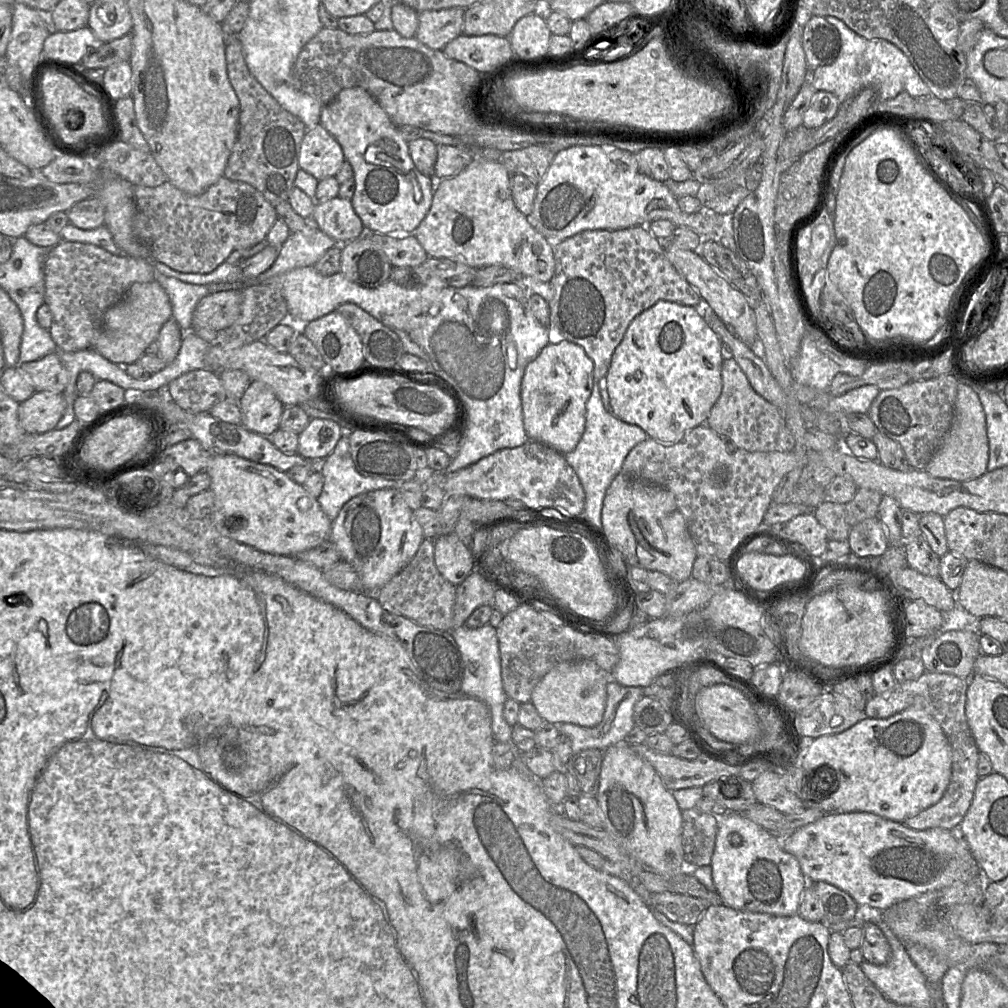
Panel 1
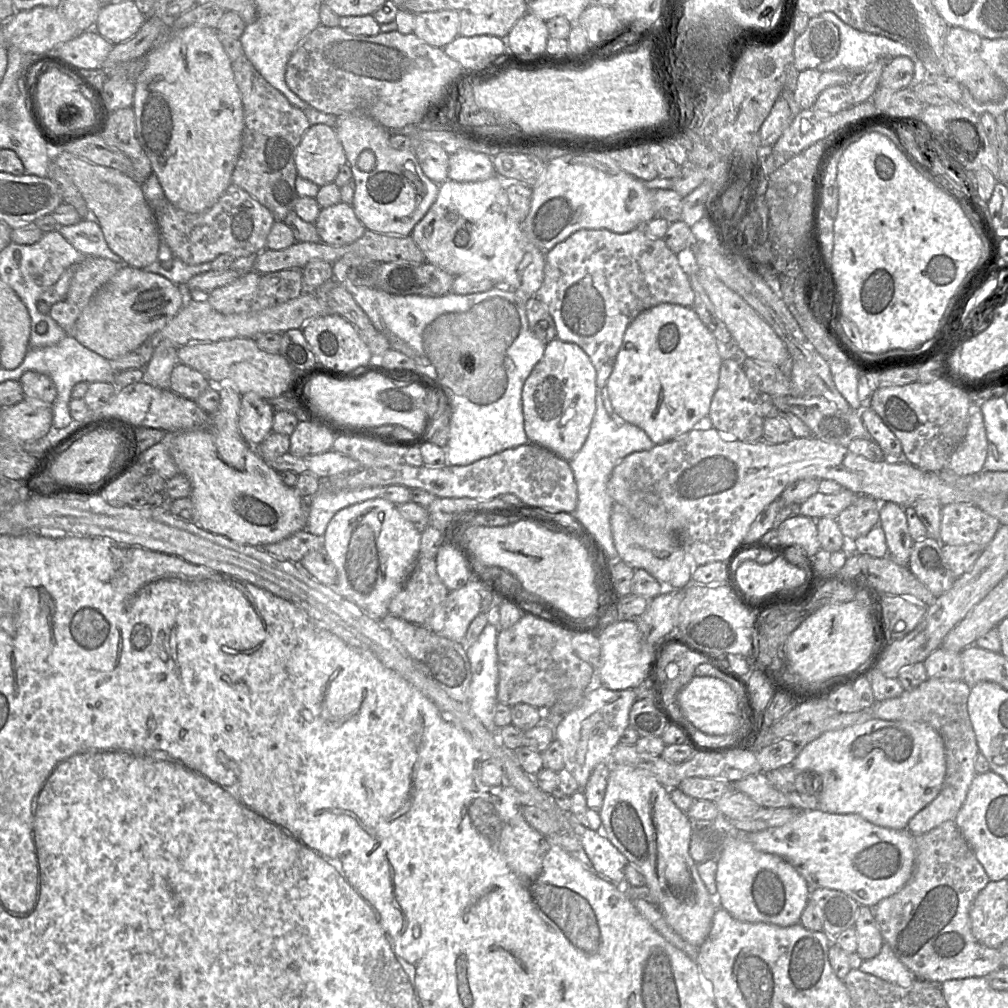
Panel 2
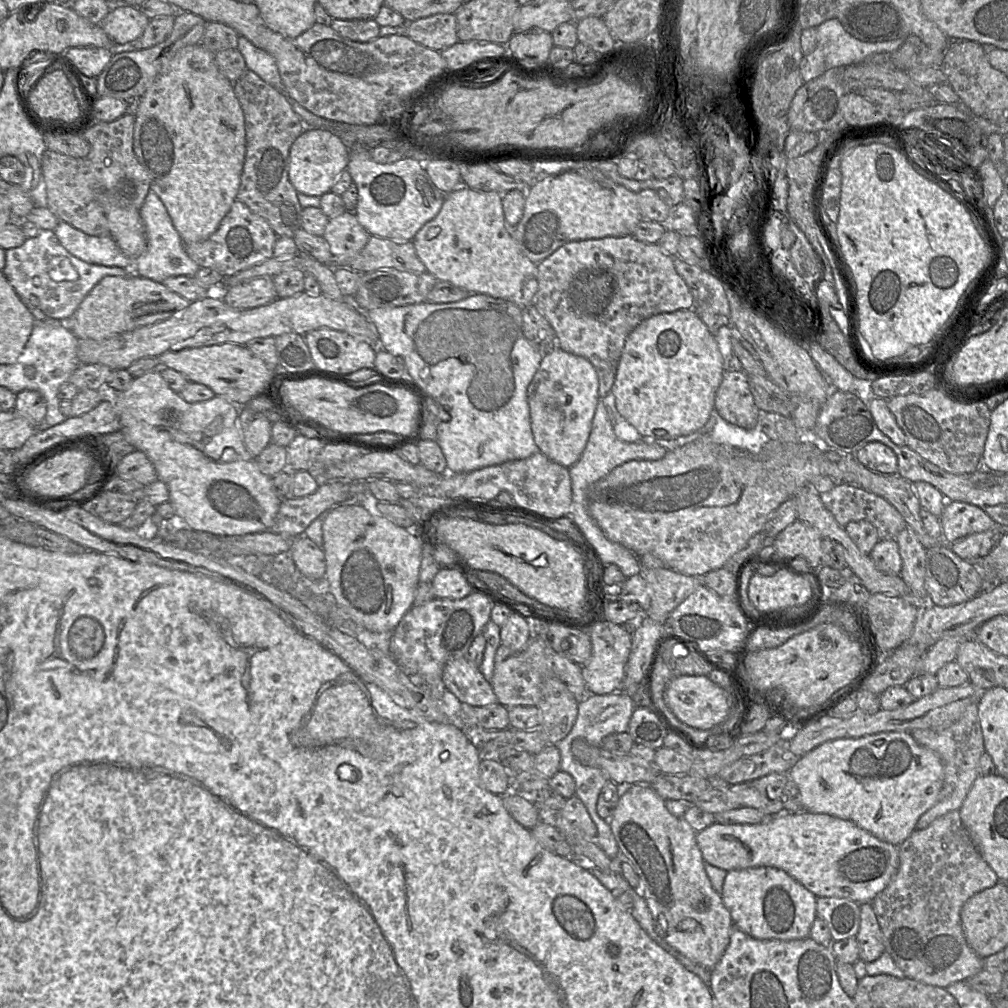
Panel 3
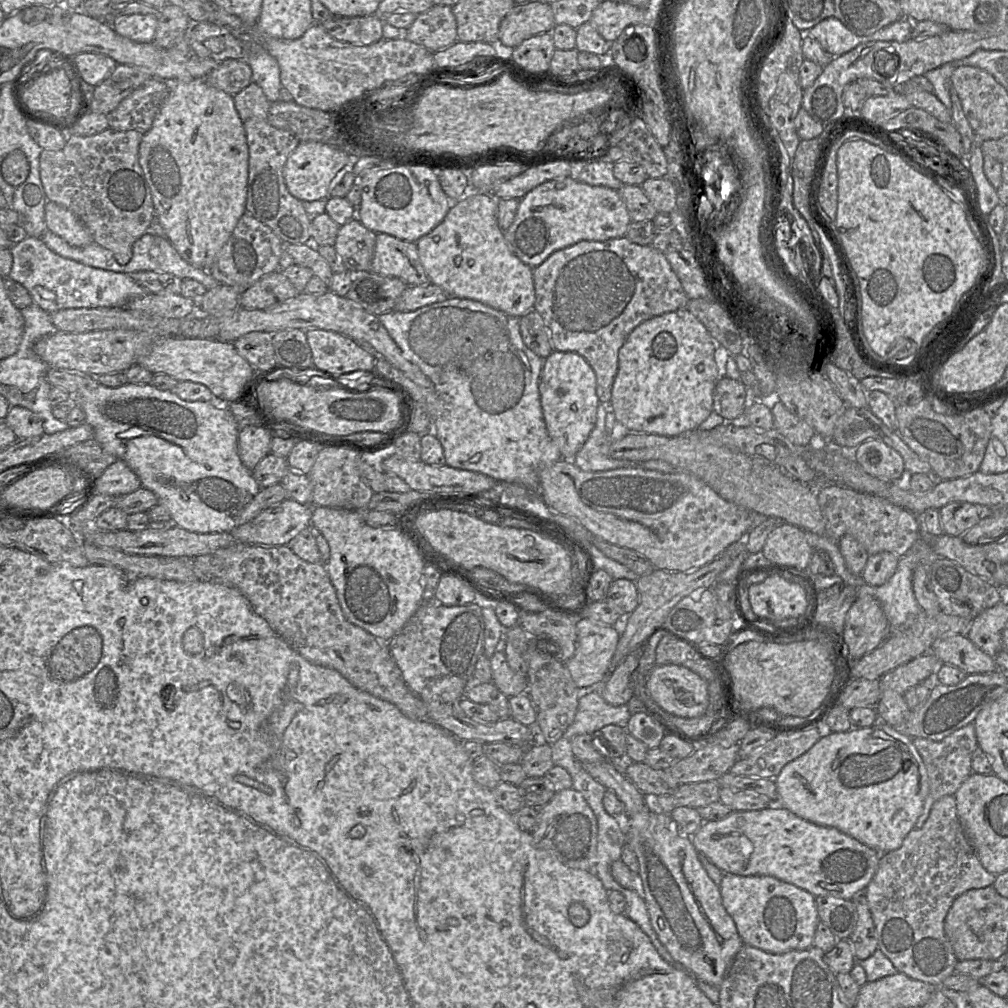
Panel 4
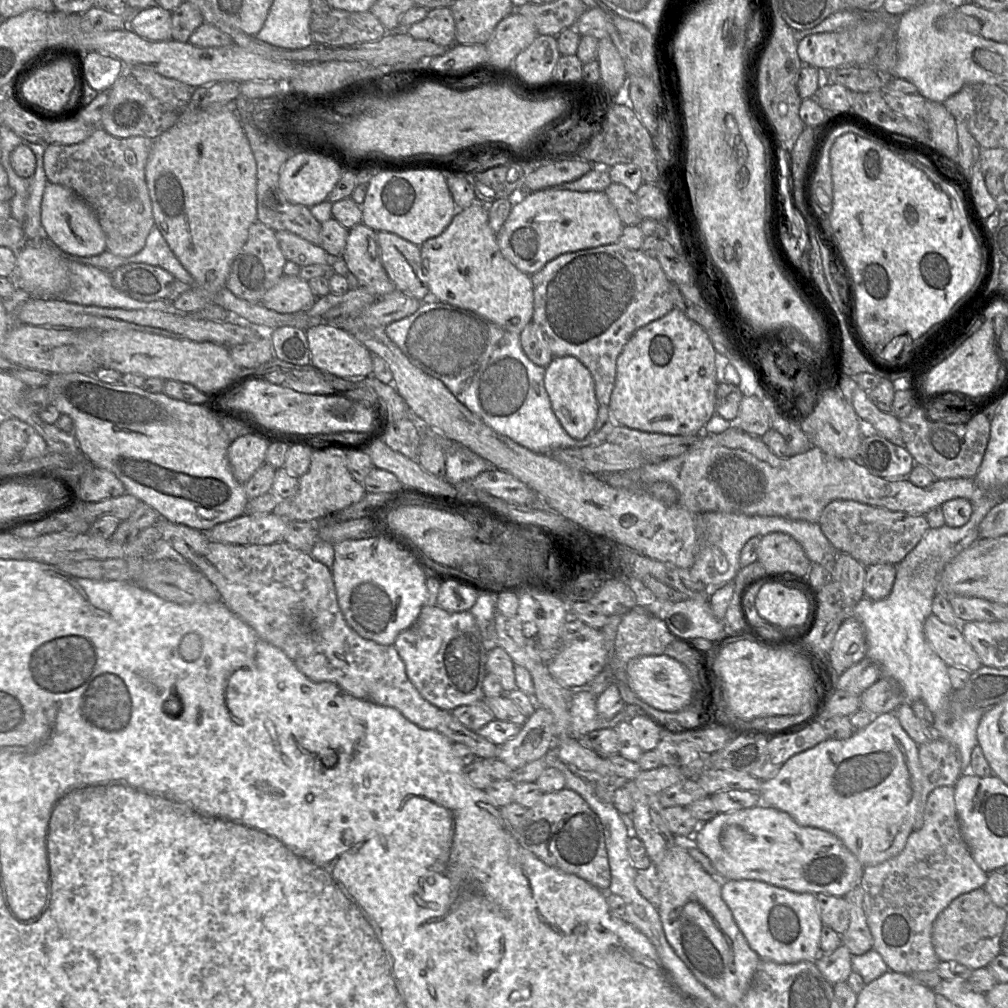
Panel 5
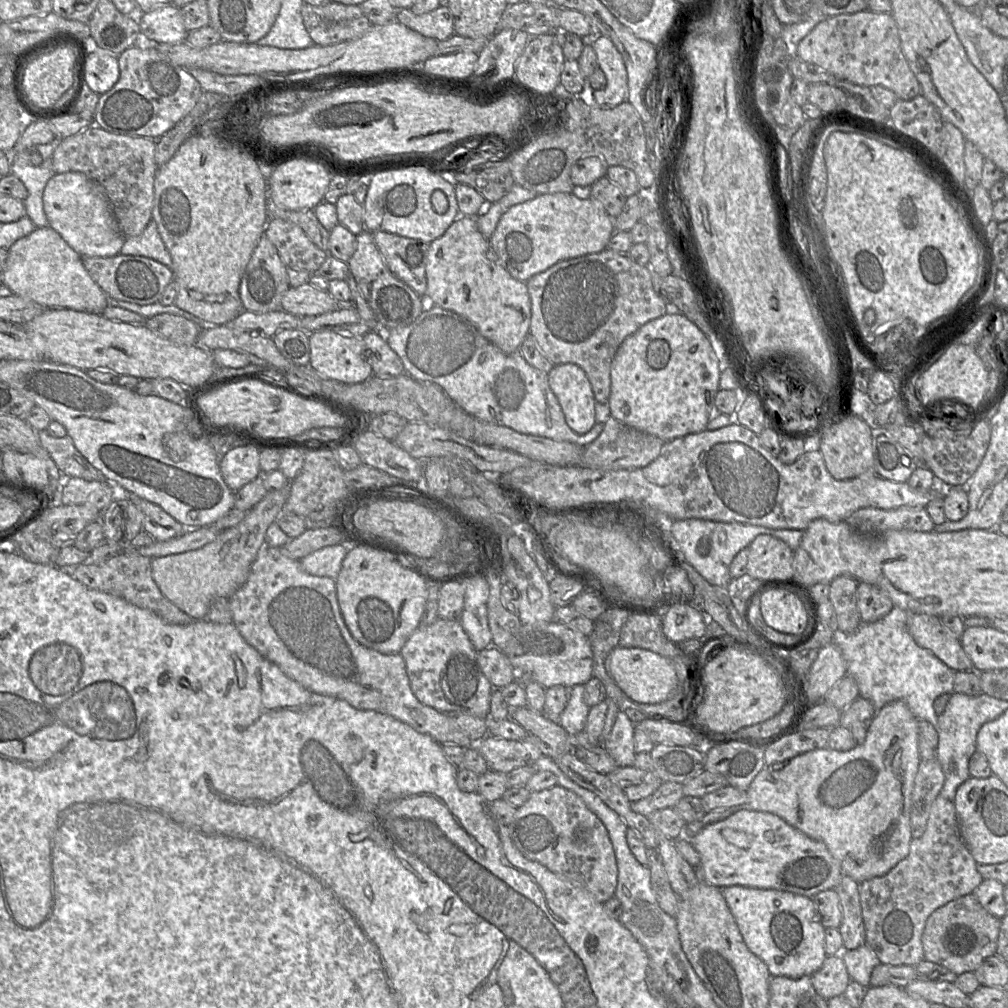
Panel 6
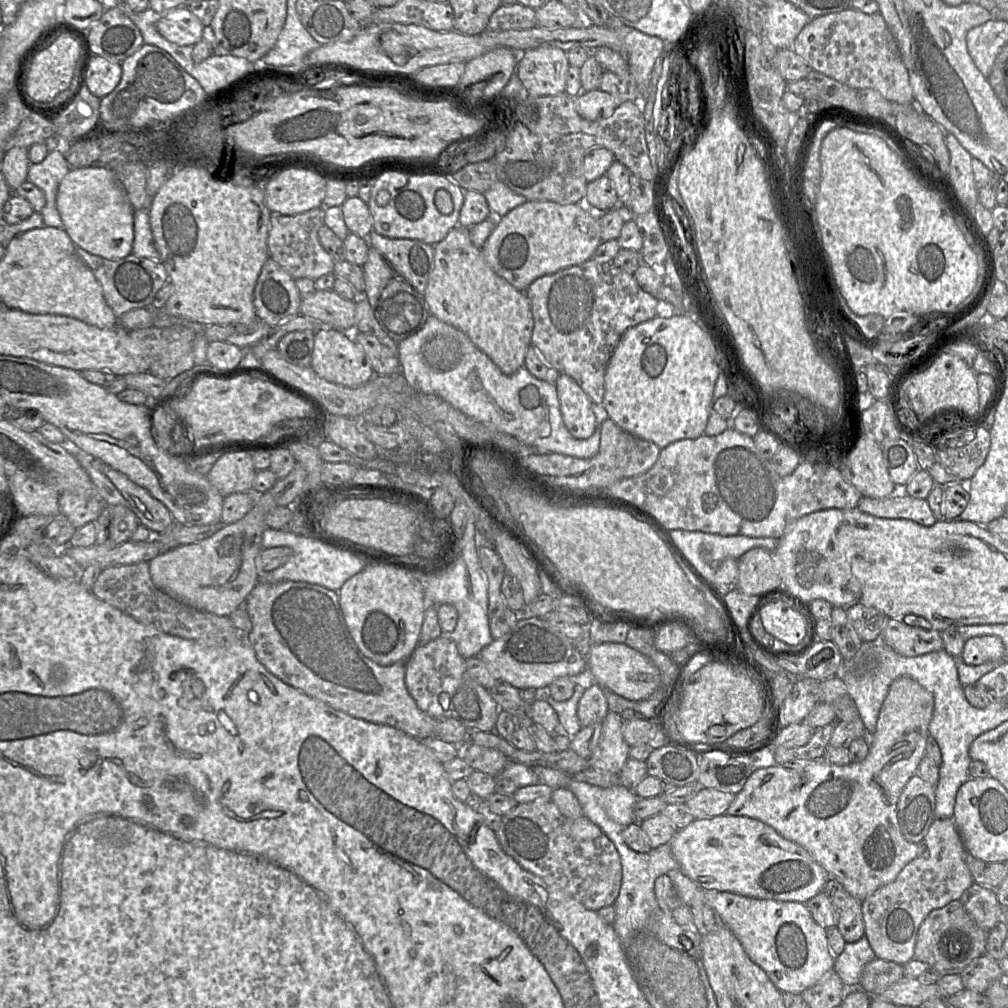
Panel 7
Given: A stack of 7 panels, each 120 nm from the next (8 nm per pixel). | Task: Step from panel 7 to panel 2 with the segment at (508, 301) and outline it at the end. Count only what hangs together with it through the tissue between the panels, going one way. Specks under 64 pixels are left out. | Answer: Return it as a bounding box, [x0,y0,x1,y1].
[411,175,545,297]

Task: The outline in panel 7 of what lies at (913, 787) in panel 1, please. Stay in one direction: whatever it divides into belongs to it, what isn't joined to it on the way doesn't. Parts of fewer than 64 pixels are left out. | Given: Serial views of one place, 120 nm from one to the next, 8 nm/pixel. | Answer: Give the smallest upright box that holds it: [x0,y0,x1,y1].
[726,676,934,902]

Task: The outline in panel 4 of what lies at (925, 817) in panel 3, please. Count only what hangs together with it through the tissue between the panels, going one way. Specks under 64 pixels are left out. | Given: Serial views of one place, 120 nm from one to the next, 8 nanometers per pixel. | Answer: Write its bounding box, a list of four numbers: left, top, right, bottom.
[912,723,978,829]

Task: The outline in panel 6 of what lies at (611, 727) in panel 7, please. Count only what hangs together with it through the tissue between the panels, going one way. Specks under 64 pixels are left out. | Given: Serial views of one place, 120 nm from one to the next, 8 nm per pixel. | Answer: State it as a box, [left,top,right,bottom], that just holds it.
[603,711,636,767]

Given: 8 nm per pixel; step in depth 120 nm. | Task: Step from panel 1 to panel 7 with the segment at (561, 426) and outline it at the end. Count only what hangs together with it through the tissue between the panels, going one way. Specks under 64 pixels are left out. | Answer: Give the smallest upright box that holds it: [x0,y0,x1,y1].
[555,374,596,438]

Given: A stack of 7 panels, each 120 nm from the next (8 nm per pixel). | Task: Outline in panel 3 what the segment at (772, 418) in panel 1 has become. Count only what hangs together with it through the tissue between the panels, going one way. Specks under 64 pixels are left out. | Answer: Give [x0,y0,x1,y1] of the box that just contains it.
[714,371,759,429]

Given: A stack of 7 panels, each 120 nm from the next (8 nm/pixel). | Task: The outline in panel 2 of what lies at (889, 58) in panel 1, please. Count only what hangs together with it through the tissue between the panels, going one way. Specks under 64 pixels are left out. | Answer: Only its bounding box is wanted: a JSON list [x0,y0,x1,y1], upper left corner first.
[816,12,929,88]

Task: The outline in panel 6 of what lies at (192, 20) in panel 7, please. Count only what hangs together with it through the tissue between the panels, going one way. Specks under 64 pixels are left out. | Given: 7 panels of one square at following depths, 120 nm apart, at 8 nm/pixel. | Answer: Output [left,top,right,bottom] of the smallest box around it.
[138,3,187,45]

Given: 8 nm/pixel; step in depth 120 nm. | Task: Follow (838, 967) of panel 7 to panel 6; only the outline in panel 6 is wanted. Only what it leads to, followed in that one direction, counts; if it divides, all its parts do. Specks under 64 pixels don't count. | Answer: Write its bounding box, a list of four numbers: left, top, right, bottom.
[840,944,881,988]

